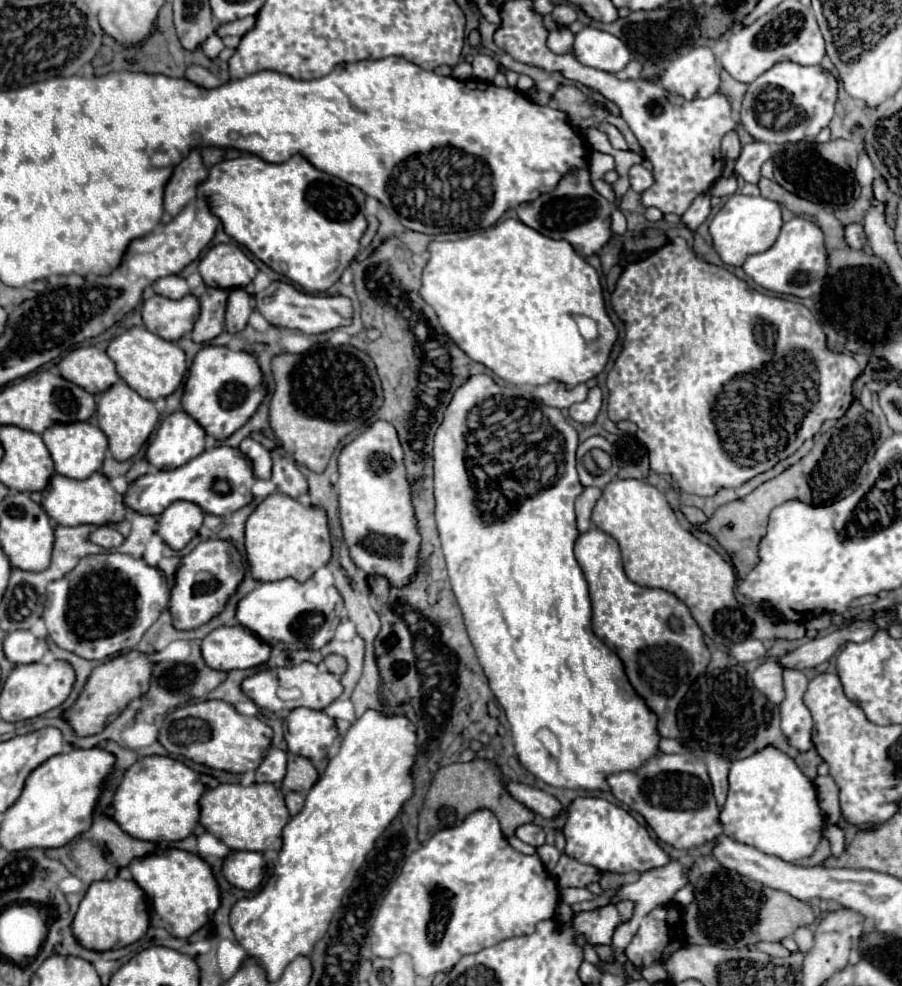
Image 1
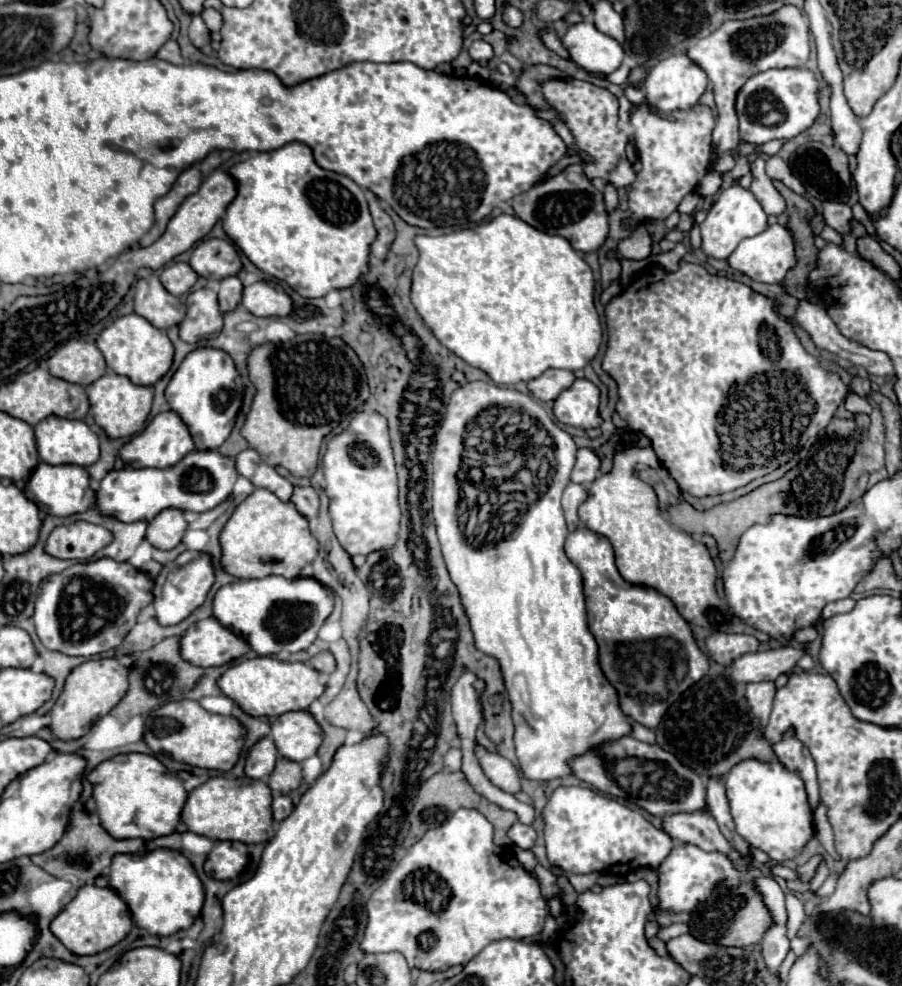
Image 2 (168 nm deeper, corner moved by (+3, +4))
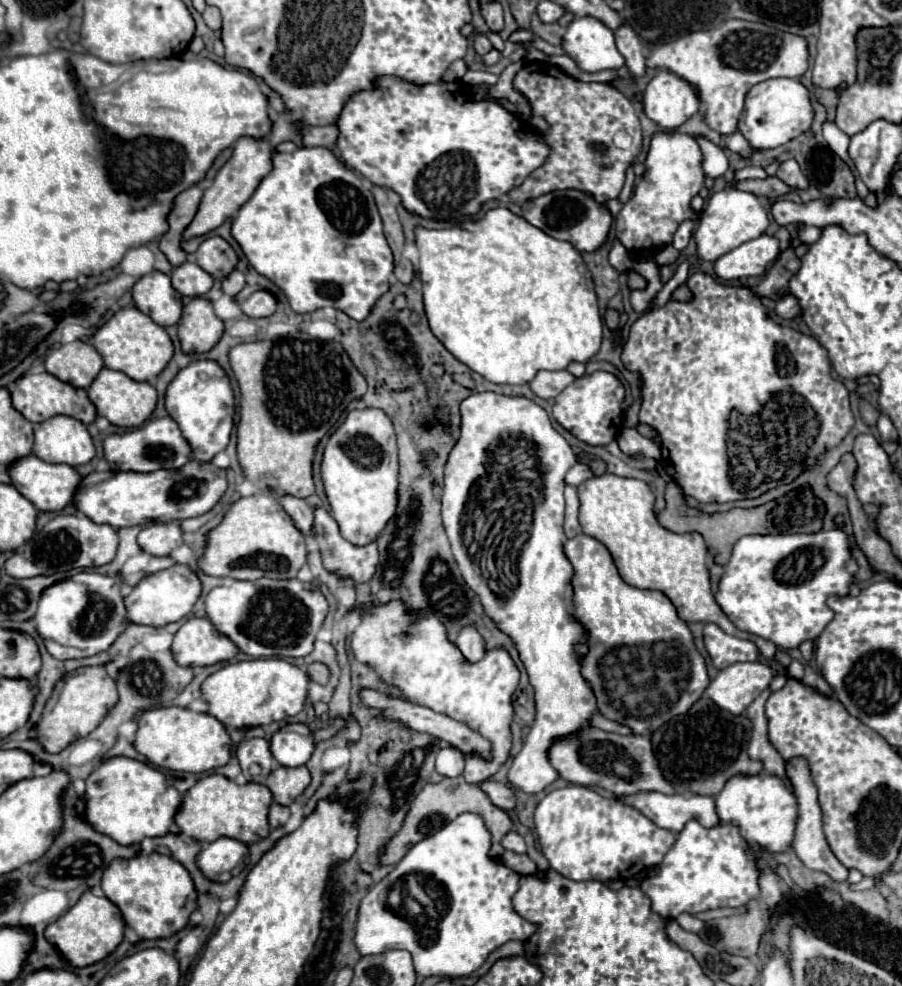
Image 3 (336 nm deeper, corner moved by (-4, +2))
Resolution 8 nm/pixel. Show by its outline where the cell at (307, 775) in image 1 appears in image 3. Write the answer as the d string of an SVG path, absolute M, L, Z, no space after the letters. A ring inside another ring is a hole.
M281 765L271 771L265 785L271 789L277 803L291 805L305 791L309 781L311 781L311 775L305 765L293 767L293 769Z

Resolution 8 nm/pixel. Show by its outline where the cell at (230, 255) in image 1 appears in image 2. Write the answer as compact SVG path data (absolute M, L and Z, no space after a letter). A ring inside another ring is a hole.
M204 239L194 247L190 255L190 267L200 277L220 281L224 277L238 275L242 263L232 243L224 239Z

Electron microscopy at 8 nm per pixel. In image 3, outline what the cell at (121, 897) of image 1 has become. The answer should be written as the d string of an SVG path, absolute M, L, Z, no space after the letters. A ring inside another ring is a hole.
M85 891L81 899L63 917L59 917L45 929L45 937L61 951L61 955L73 967L87 967L113 953L123 941L125 929L127 925L121 919L119 909L107 897L97 897L91 891Z

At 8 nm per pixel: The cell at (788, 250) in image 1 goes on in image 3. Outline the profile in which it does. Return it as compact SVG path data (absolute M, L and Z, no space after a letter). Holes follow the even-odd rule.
M761 235L753 241L739 245L721 259L715 261L715 273L721 279L759 277L779 257L779 239L773 235Z

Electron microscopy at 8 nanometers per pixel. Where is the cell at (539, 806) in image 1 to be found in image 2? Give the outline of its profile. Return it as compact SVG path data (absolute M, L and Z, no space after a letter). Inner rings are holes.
M476 743L476 747L474 747L474 755L476 755L480 767L484 769L486 777L488 777L496 787L500 787L500 789L506 791L506 793L516 793L516 791L520 791L520 773L514 769L514 765L512 765L508 759L500 757L498 753L486 751L486 749L484 749L482 745L478 745L478 743Z

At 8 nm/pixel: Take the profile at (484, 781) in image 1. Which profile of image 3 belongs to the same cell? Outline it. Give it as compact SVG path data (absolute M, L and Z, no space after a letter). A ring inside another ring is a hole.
M455 777L455 779L443 779L443 781L437 783L437 785L429 785L429 787L425 787L425 789L415 797L415 801L413 801L413 805L411 805L411 809L409 809L409 813L407 813L407 817L405 817L403 829L395 835L395 841L391 841L391 845L387 845L387 853L383 855L383 865L399 863L415 843L419 843L419 841L423 841L425 837L437 833L441 827L445 827L447 823L451 823L457 815L467 813L467 811L479 813L479 815L483 817L487 829L489 829L491 835L493 835L491 857L501 857L501 855L505 853L505 849L503 849L503 845L501 845L501 839L503 839L503 835L509 833L511 827L513 827L511 817L509 817L503 809L495 807L495 805L489 801L489 797L487 797L477 785L467 783L463 777Z

